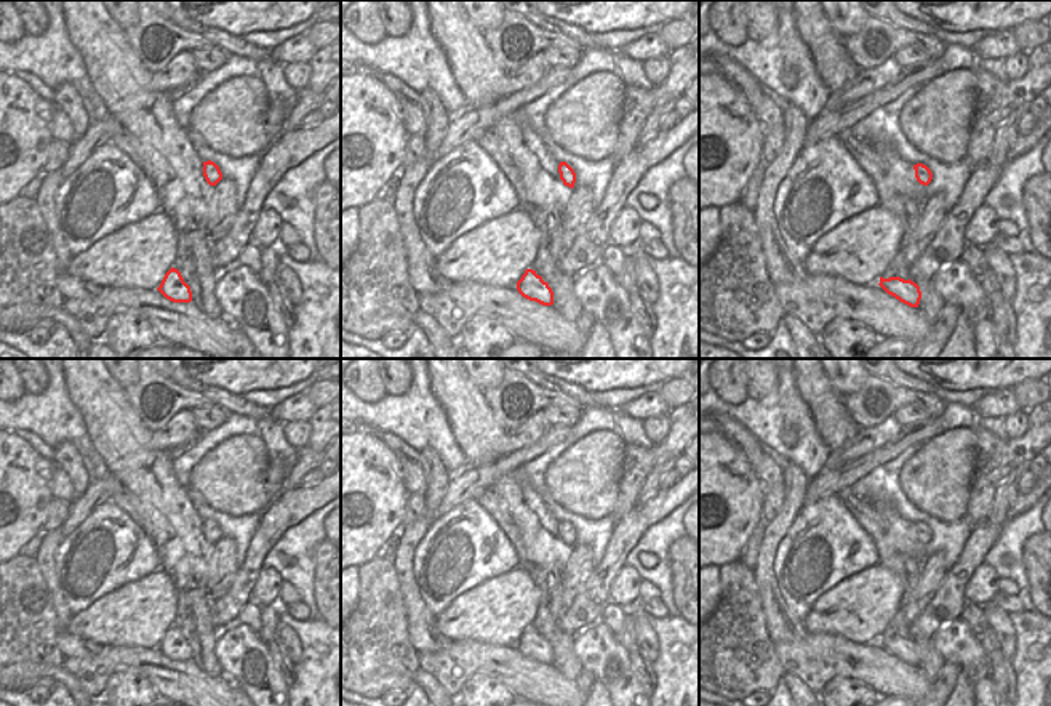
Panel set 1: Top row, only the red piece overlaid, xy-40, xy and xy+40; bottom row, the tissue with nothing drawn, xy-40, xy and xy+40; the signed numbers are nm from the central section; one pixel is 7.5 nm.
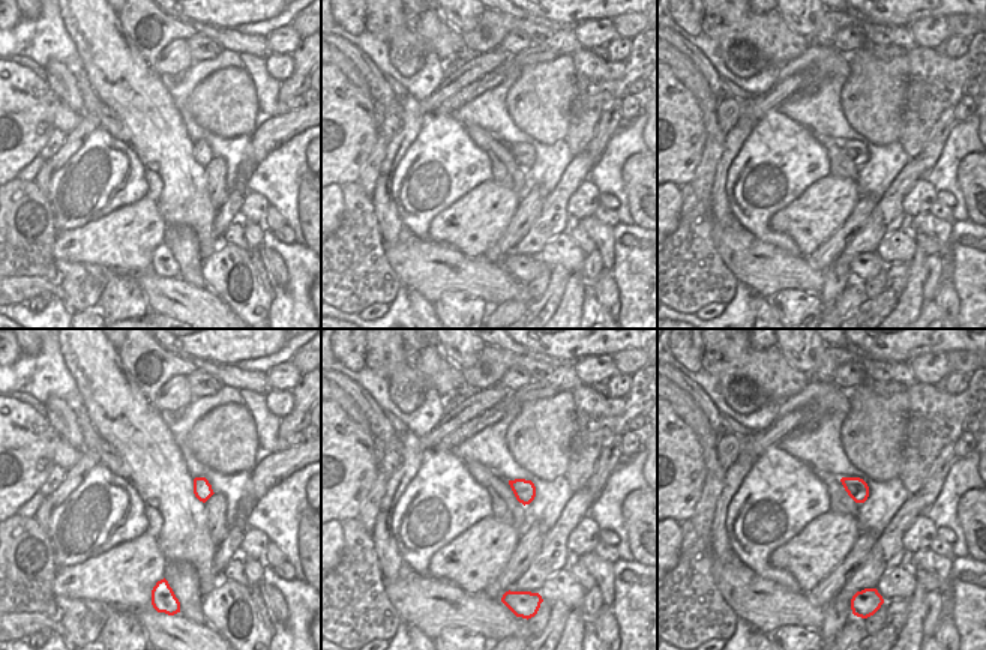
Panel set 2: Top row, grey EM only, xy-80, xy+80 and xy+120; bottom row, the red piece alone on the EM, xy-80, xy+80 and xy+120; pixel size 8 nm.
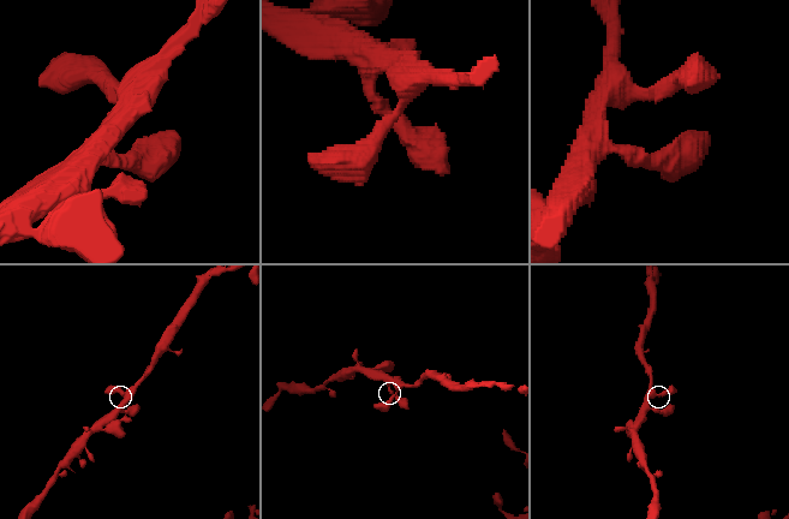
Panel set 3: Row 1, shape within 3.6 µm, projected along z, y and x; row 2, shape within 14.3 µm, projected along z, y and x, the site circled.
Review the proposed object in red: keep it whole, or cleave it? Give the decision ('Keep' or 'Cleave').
Keep.

